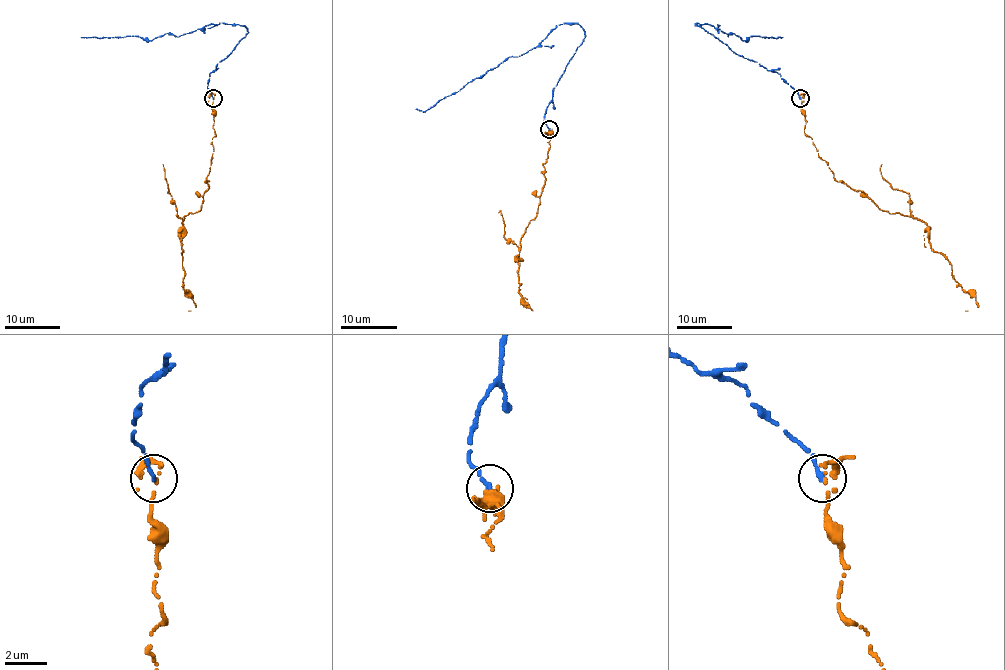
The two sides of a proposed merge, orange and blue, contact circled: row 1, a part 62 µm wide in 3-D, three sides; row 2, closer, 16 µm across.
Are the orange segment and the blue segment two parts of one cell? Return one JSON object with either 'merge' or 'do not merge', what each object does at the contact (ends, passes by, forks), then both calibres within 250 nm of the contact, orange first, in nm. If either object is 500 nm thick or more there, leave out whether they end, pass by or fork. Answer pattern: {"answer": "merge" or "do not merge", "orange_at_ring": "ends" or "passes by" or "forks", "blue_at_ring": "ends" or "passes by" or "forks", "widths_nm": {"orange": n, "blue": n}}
{"answer": "merge", "orange_at_ring": "passes by", "blue_at_ring": "ends", "widths_nm": {"orange": 130, "blue": 200}}

